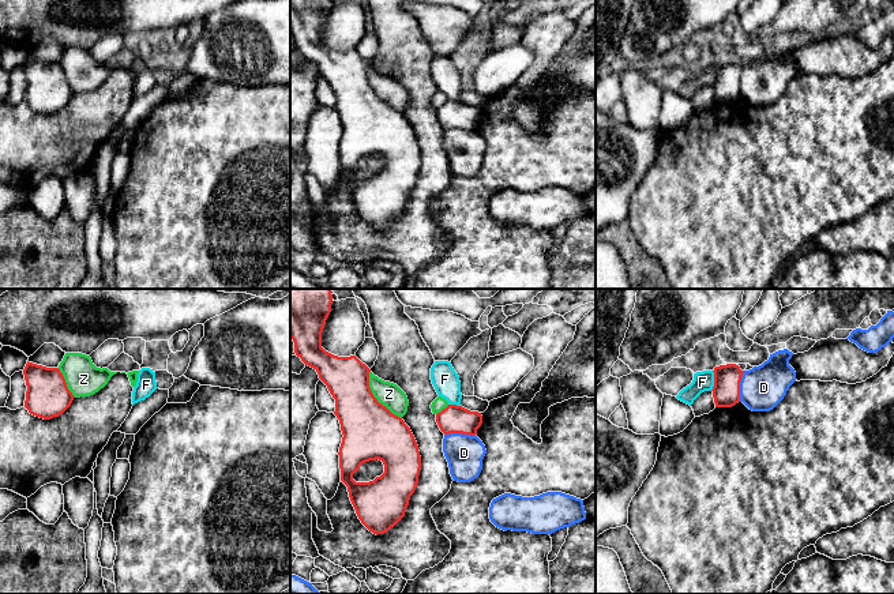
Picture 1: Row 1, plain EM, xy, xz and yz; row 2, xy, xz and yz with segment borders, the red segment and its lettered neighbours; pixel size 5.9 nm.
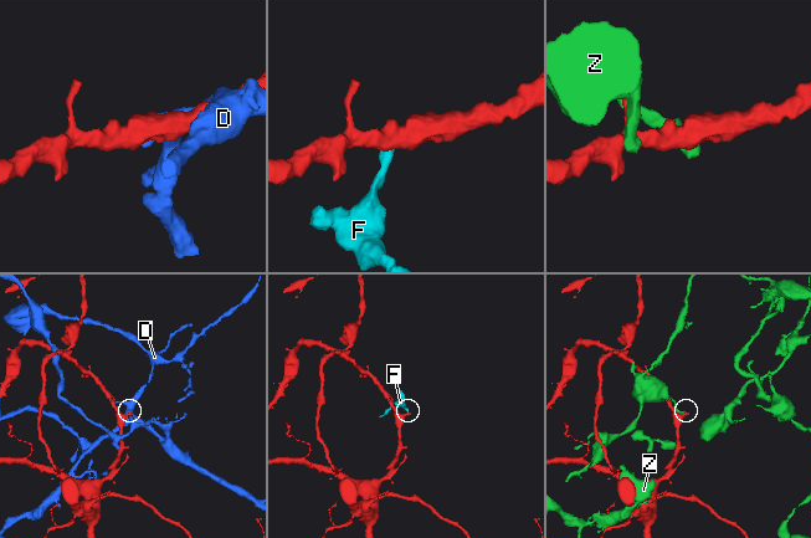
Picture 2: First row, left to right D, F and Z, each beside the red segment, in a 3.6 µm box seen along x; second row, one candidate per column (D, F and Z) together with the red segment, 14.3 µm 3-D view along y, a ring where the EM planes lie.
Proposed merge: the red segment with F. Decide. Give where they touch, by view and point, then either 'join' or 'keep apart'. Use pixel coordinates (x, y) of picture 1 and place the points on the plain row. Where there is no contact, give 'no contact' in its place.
meets red in yz at (714, 75); keep apart

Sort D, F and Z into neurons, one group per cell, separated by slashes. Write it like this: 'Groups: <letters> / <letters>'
Groups: D / F / Z

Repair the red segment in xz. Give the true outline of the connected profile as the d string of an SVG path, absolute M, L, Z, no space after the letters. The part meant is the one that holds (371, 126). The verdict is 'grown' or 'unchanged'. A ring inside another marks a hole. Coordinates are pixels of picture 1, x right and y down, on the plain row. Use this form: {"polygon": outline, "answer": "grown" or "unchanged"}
{"polygon": "M290 0L290 33L294 48L313 63L335 94L334 109L339 114L342 138L339 142L341 176L348 181L350 196L361 218L373 229L384 229L406 207L421 163L417 136L405 116L377 97L369 83L371 64L356 50L338 52L322 42L322 27L331 0ZM369 155L382 155L384 168L369 177L356 177L353 169Z", "answer": "unchanged"}

